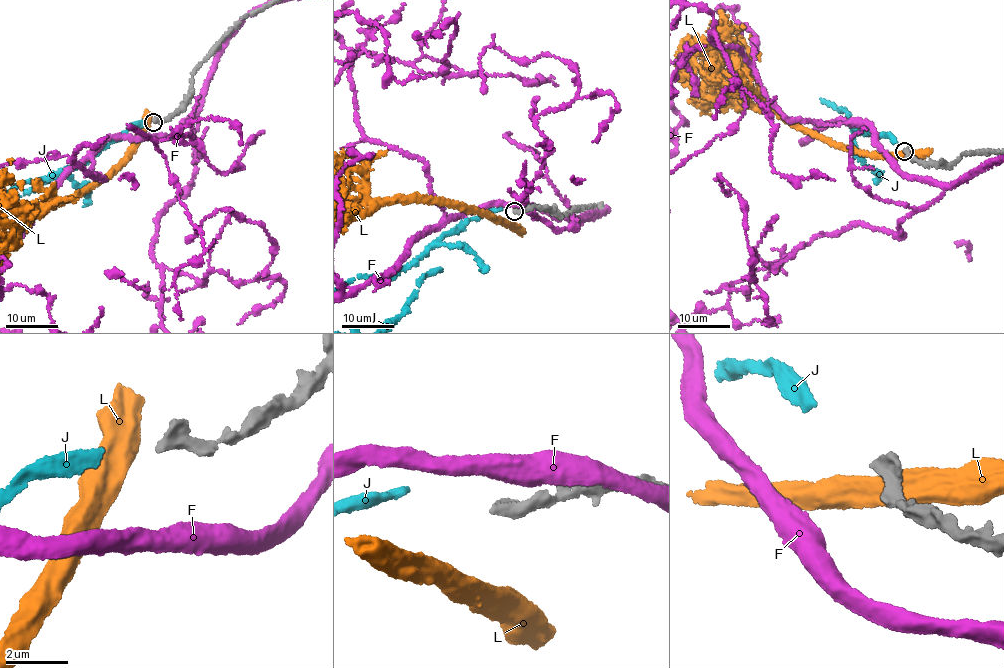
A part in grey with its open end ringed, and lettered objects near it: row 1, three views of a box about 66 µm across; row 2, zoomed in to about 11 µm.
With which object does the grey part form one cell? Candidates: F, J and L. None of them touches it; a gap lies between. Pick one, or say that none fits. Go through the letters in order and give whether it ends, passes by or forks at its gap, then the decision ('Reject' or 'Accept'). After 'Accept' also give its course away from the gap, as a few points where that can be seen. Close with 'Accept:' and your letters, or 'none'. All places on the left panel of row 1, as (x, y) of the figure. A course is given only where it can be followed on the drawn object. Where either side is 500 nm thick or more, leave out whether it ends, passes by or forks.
F: Reject
J: It ends there. Reject
L: Reject
Accept: none

